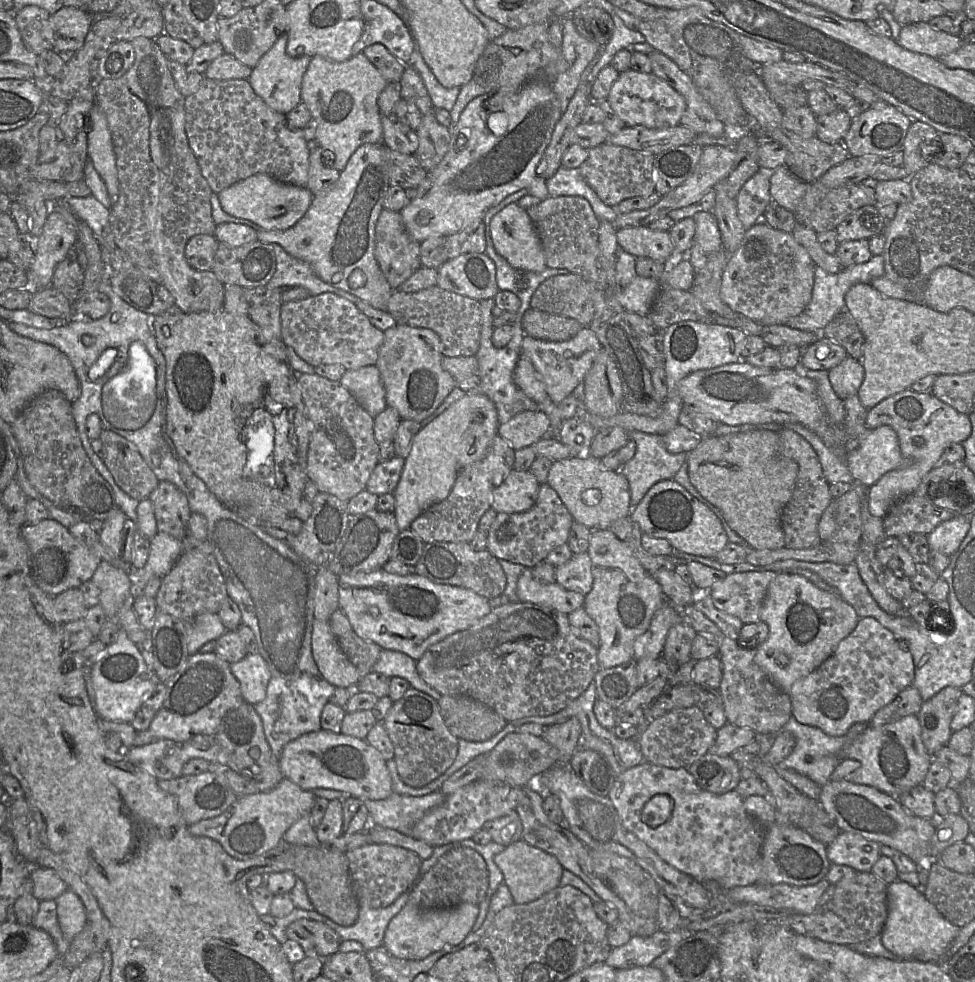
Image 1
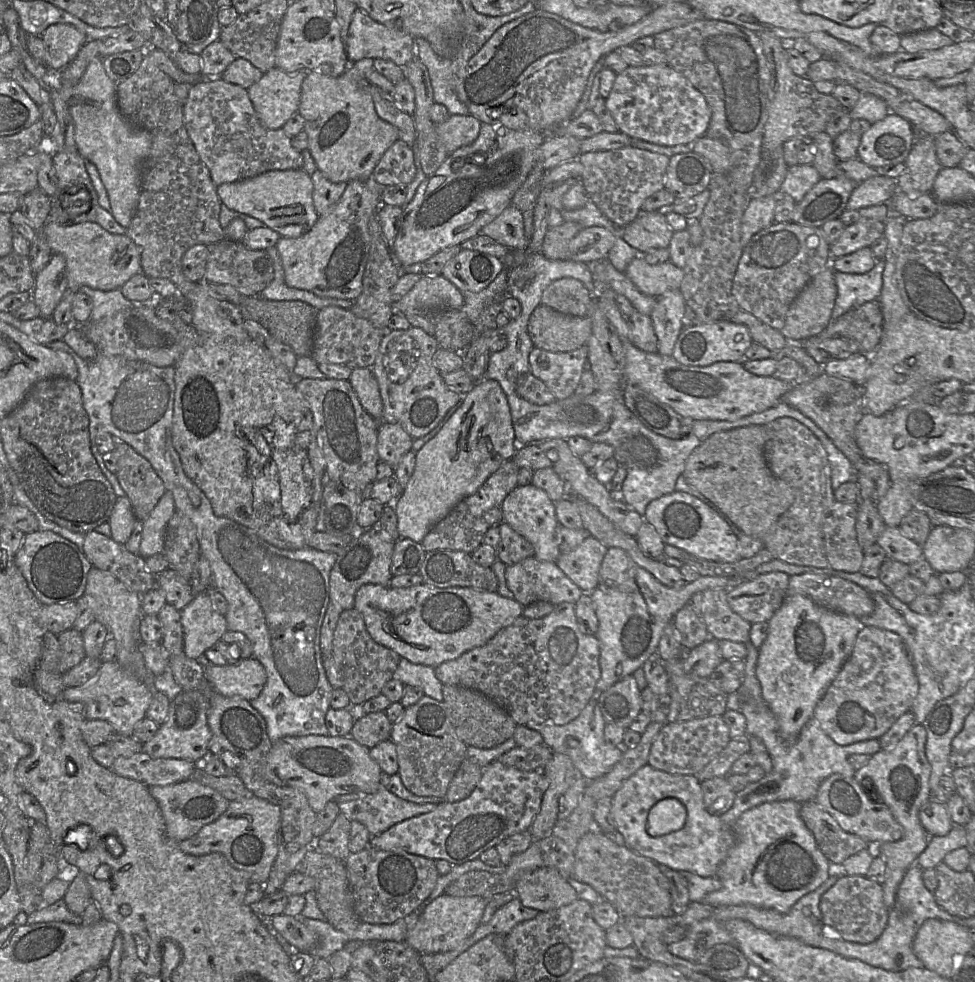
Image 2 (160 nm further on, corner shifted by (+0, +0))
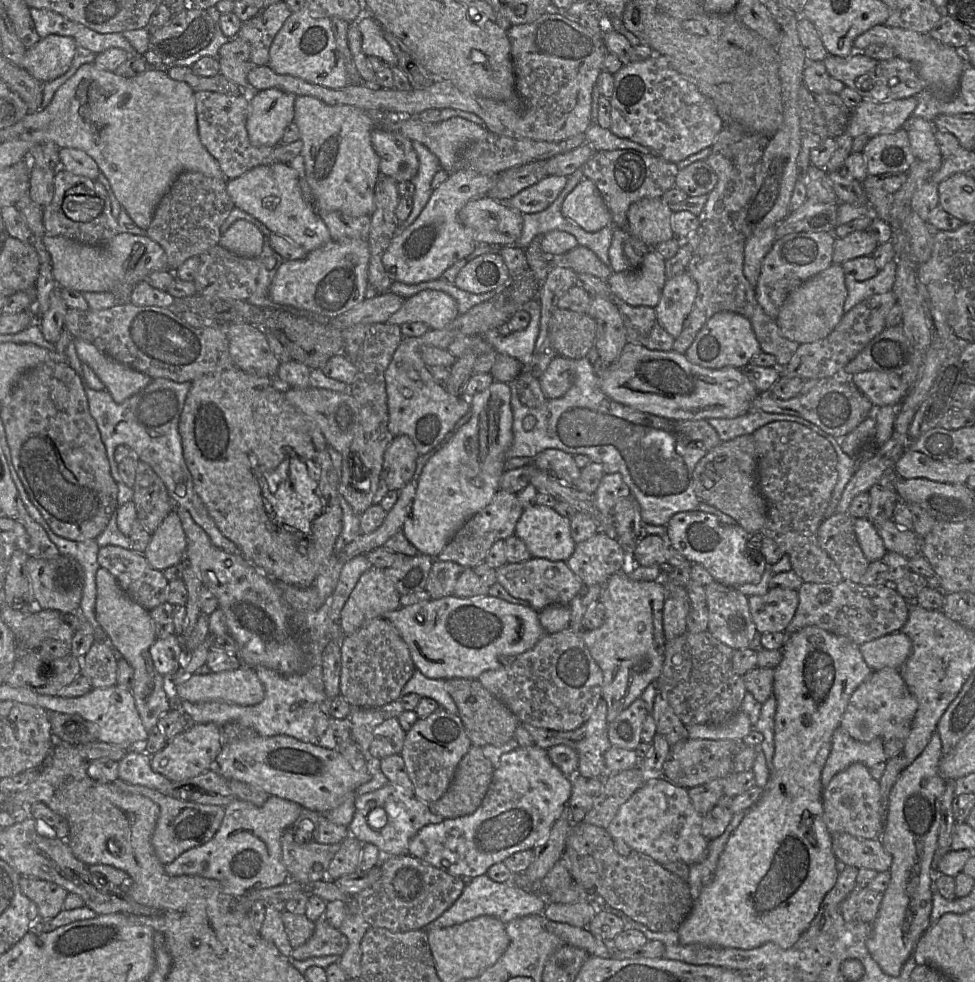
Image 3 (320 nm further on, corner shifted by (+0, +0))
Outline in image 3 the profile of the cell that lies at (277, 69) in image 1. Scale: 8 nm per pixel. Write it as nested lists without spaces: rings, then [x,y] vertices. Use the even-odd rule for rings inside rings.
[[[276,88],[249,96],[246,129],[253,146],[276,147],[282,143],[285,129],[294,120],[296,97]]]

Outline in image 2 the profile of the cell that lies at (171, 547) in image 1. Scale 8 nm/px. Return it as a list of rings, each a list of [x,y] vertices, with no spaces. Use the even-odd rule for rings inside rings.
[[[112,661],[103,662],[97,674],[85,684],[65,688],[62,698],[84,704],[86,719],[107,722],[117,734],[130,737],[137,723],[146,717],[153,693],[151,688],[129,675],[117,661]]]

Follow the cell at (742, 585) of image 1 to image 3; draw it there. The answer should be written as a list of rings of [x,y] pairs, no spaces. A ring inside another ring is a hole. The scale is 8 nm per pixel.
[[[769,588],[768,592],[760,596],[749,596],[749,609],[753,622],[759,634],[785,632],[793,620],[799,597],[795,590],[785,588]]]

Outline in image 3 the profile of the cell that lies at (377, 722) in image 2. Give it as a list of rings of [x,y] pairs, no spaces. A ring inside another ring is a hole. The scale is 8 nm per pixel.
[[[385,718],[373,731],[371,744],[366,752],[367,756],[378,761],[382,758],[400,754],[406,732],[401,728],[397,718]]]

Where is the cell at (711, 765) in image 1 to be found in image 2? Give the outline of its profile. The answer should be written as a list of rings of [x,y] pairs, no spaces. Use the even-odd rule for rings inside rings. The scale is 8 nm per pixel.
[[[714,777],[700,782],[705,809],[715,816],[726,813],[733,805],[736,793],[726,777]]]

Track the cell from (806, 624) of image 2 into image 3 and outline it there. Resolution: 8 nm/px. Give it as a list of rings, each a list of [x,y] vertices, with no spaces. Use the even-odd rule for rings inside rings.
[[[815,626],[787,634],[782,660],[774,668],[773,767],[756,804],[730,835],[711,881],[694,901],[688,917],[677,929],[682,945],[701,944],[722,948],[753,949],[773,942],[790,948],[809,927],[825,895],[834,887],[838,871],[831,833],[823,821],[821,773],[831,751],[832,736],[853,692],[873,672],[865,663],[860,646],[844,636]]]

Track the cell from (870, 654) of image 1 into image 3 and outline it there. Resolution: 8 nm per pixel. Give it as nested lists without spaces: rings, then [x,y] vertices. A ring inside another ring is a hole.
[[[885,667],[873,671],[853,692],[840,727],[856,741],[867,743],[881,738],[884,741],[884,753],[887,759],[891,759],[903,752],[904,741],[910,732],[917,709],[918,702],[909,691],[899,669]]]

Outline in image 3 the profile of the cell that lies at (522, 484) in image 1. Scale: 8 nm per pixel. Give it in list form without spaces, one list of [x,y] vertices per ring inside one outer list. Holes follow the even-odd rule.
[[[536,503],[523,510],[516,524],[515,534],[524,541],[532,557],[551,561],[567,561],[576,546],[571,537],[570,519],[557,513],[554,508]]]

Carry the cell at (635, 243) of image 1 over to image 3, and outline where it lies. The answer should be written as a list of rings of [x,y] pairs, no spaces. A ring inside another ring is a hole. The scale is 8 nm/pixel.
[[[644,198],[628,210],[626,230],[650,247],[674,237],[671,224],[673,211],[661,198]]]

